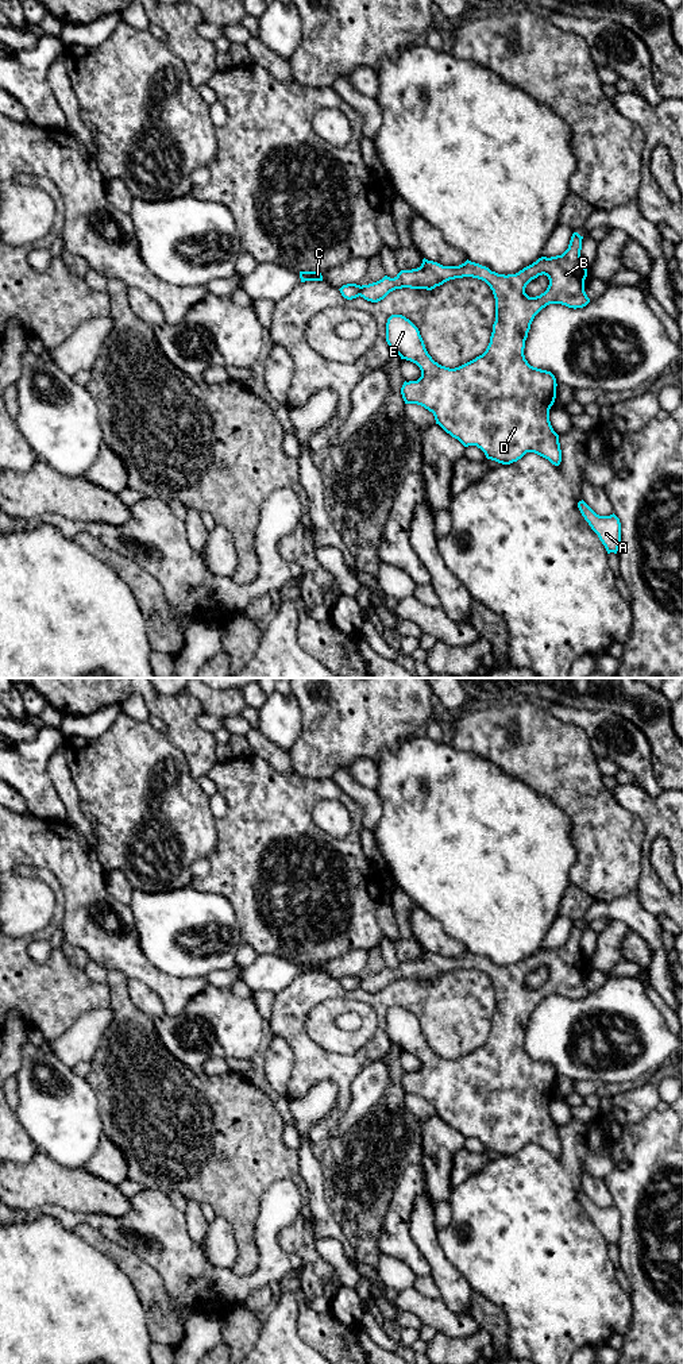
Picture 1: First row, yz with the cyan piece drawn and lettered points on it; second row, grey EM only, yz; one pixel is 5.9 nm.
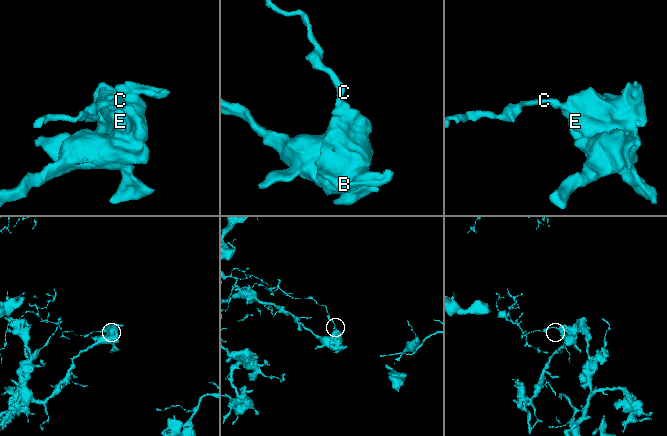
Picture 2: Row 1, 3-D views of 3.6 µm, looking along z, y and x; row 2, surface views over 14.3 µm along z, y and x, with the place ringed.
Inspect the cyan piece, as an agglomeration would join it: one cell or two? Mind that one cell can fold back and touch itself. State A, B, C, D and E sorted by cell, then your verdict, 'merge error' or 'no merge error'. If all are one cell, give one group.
A B D E / C | merge error

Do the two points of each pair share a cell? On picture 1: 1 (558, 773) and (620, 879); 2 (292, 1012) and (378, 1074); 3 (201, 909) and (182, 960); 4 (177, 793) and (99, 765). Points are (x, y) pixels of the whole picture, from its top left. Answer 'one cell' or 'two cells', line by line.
1: one cell
2: two cells
3: one cell
4: one cell

